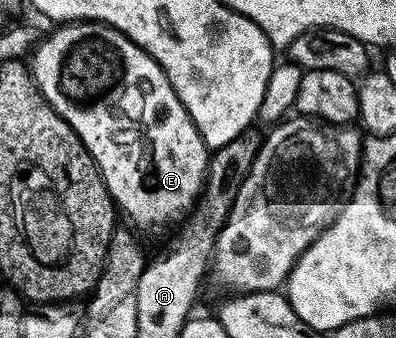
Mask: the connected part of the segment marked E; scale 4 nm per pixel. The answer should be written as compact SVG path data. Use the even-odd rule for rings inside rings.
M71 21L58 24L54 29L57 30L53 34L45 35L31 54L33 82L39 87L43 99L75 131L75 135L79 135L83 147L87 147L91 159L97 164L97 170L101 172L101 178L105 180L107 191L113 196L114 206L120 212L121 209L125 212L126 219L130 221L126 222L134 230L157 229L160 225L167 224L168 221L180 222L200 198L201 188L205 185L205 173L209 169L211 149L199 135L191 115L185 109L185 104L175 95L175 91L171 87L167 75L162 71L161 65L155 63L155 59L151 55L147 55L135 43L131 43L131 39L127 39L127 35L123 35L117 29L112 29L109 25L101 24L100 21Z

